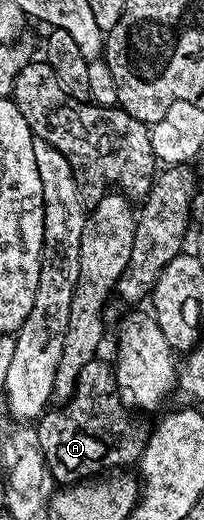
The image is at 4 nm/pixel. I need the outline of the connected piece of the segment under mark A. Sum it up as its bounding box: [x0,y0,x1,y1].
[38,356,145,484]

